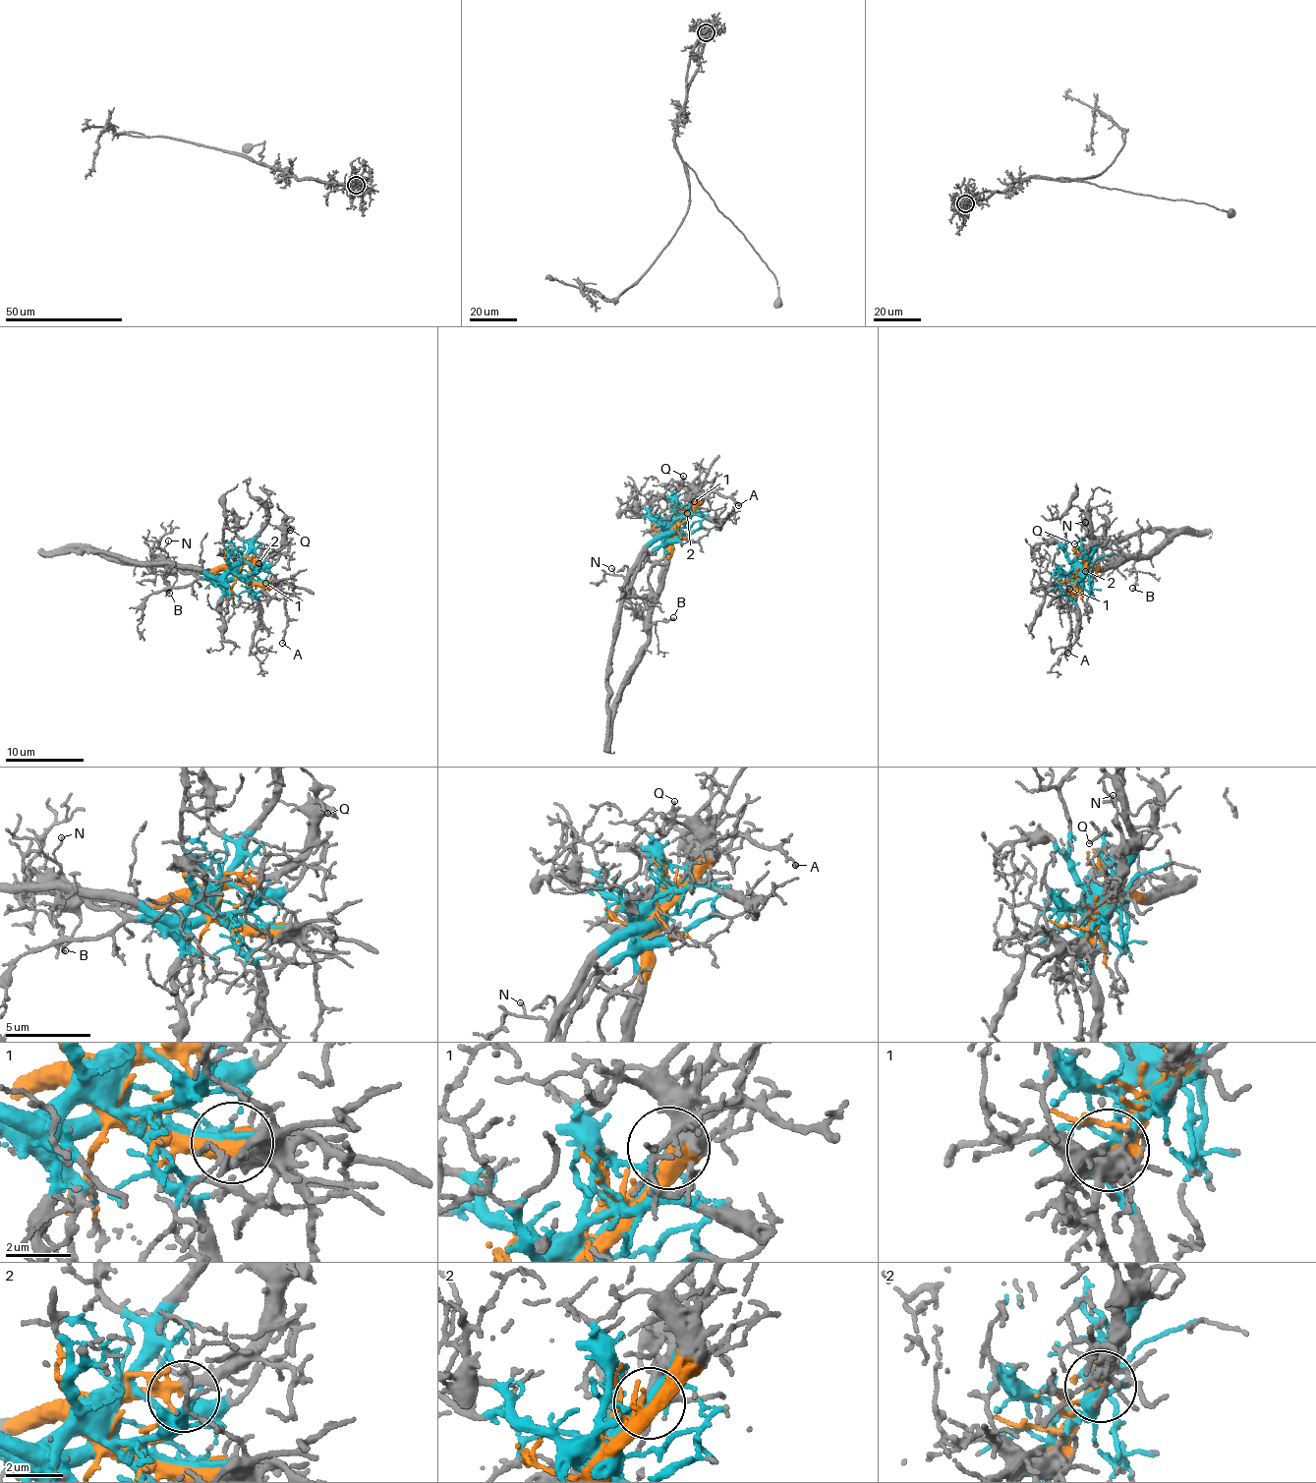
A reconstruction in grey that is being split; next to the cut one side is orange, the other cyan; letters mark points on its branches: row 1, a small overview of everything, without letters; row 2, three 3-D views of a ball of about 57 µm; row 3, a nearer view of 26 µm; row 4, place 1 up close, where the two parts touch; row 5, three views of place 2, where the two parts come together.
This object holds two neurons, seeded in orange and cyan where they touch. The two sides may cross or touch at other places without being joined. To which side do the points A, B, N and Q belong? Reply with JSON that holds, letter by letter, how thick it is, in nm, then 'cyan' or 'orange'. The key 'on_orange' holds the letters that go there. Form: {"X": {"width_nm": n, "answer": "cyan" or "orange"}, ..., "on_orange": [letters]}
{"A": {"width_nm": 120, "answer": "orange"}, "B": {"width_nm": 130, "answer": "orange"}, "N": {"width_nm": 100, "answer": "cyan"}, "Q": {"width_nm": 150, "answer": "orange"}, "on_orange": ["A", "B", "Q"]}

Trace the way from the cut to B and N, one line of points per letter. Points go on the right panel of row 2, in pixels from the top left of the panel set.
B: (1077, 572), (1103, 568), (1128, 557), (1136, 559), (1132, 589)
N: (1079, 571), (1075, 568), (1080, 571), (1093, 541), (1086, 522)

